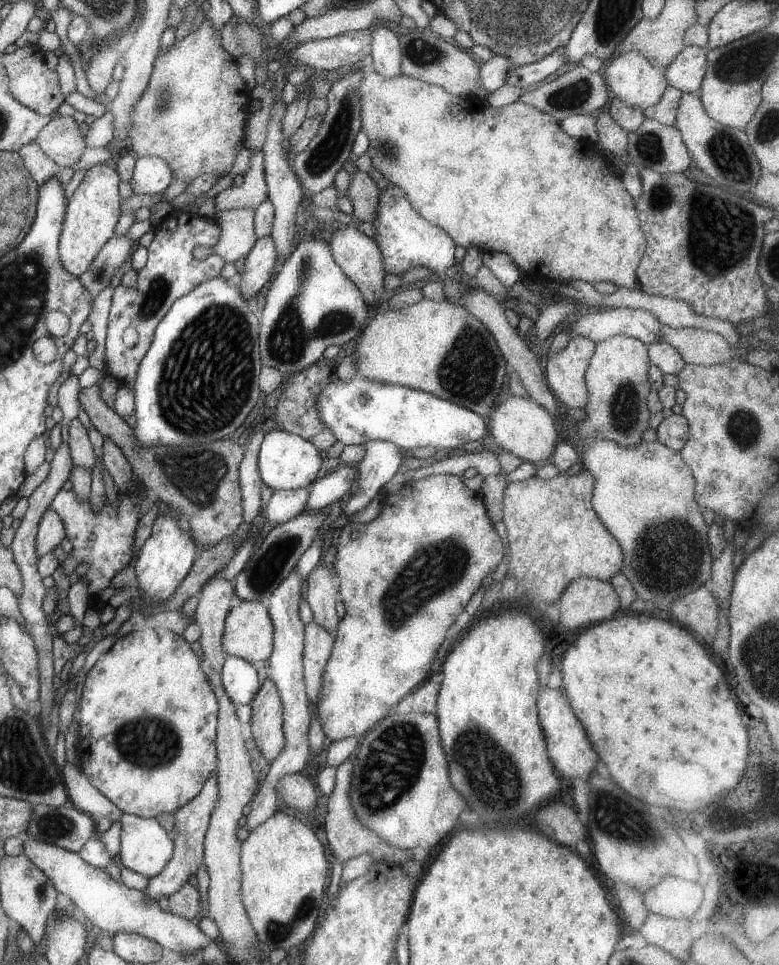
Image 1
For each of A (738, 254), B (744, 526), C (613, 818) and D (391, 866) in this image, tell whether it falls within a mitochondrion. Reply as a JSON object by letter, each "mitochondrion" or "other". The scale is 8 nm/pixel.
{"A":"mitochondrion","B":"other","C":"mitochondrion","D":"other"}

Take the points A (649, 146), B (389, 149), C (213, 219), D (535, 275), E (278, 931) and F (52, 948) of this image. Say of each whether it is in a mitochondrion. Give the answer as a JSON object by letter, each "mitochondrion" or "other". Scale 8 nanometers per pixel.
{"A":"mitochondrion","B":"mitochondrion","C":"other","D":"other","E":"mitochondrion","F":"other"}

